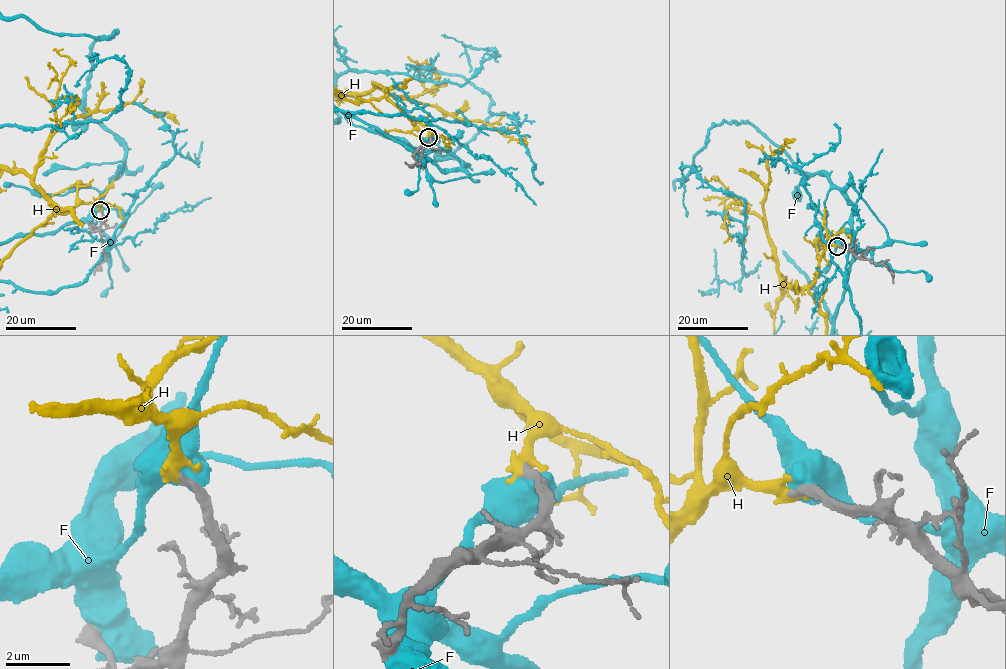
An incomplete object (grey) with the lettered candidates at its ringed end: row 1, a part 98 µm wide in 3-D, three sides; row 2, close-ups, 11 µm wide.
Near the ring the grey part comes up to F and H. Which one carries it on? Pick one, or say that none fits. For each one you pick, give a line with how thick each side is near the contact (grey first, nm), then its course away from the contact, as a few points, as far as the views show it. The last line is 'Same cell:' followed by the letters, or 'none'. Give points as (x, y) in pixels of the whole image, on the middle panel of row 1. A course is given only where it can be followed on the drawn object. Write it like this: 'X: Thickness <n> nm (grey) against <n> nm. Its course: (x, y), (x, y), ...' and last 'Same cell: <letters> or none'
H: Thickness 280 nm (grey) against 440 nm
Same cell: H

